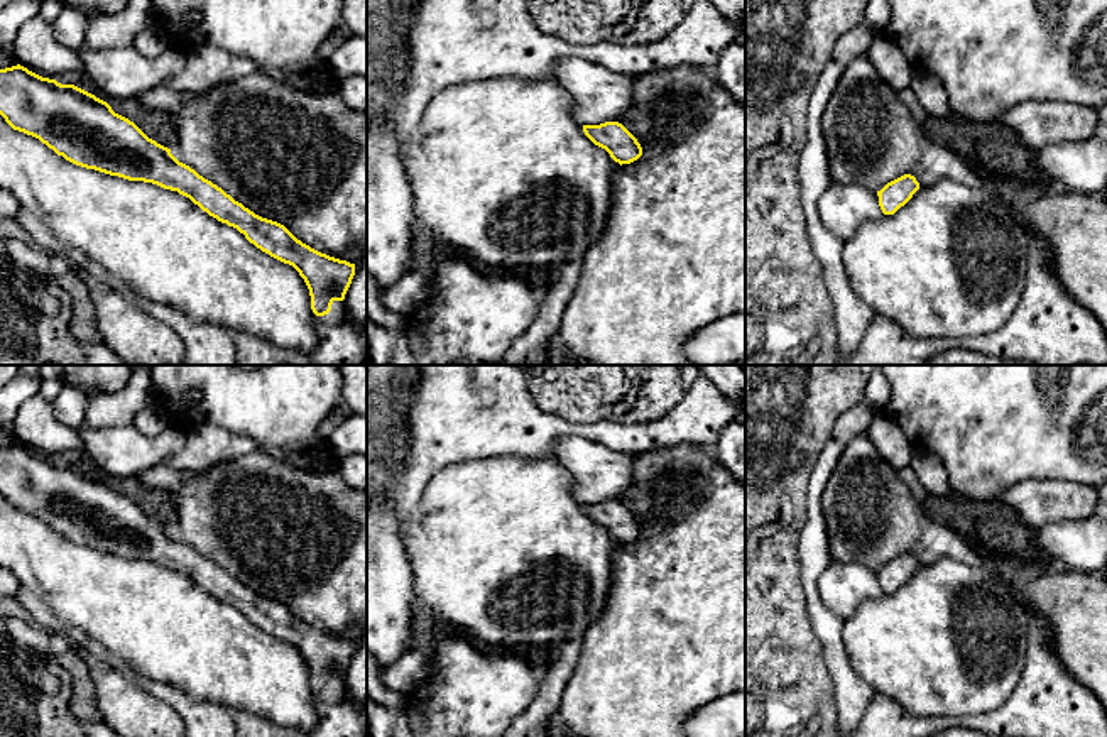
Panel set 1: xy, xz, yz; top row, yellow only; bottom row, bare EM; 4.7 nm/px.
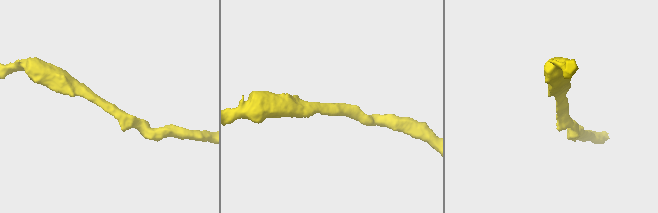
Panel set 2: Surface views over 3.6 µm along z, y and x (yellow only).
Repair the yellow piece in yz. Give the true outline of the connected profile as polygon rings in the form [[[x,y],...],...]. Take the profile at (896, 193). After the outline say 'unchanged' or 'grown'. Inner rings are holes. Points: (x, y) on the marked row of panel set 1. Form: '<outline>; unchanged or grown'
[[[904,174],[891,183],[887,183],[881,191],[879,206],[884,215],[894,215],[901,206],[904,206],[913,194],[919,189],[919,183],[914,176]]]; unchanged

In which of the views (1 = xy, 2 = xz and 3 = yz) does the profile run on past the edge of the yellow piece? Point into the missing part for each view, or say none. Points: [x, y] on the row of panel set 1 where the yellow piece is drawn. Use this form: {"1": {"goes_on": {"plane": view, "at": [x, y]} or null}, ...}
{"1": {"goes_on": null}, "2": {"goes_on": null}, "3": {"goes_on": null}}

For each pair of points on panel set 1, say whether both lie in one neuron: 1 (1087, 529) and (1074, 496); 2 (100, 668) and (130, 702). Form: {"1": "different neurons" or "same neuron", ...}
{"1": "different neurons", "2": "same neuron"}

